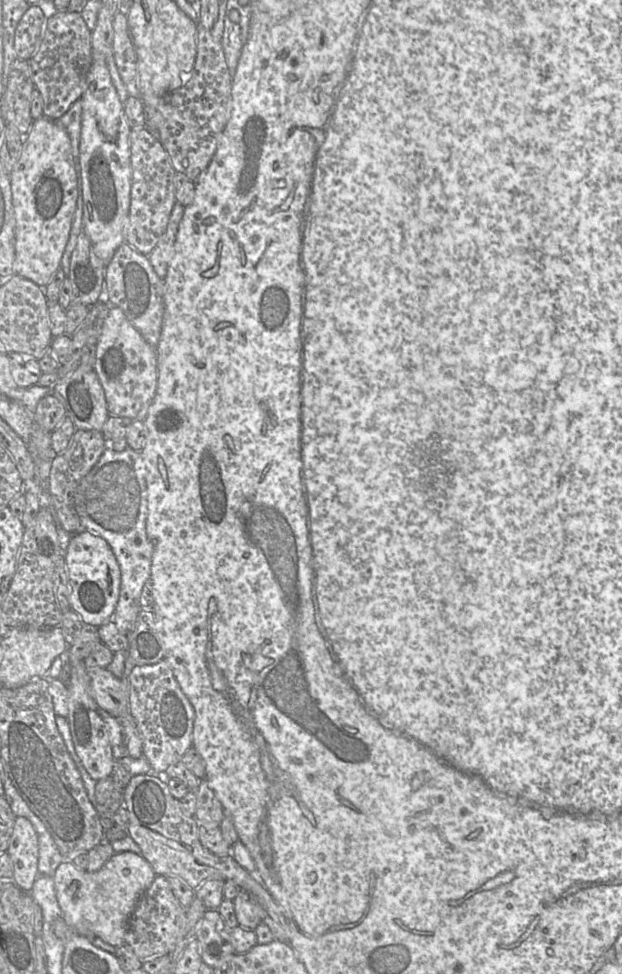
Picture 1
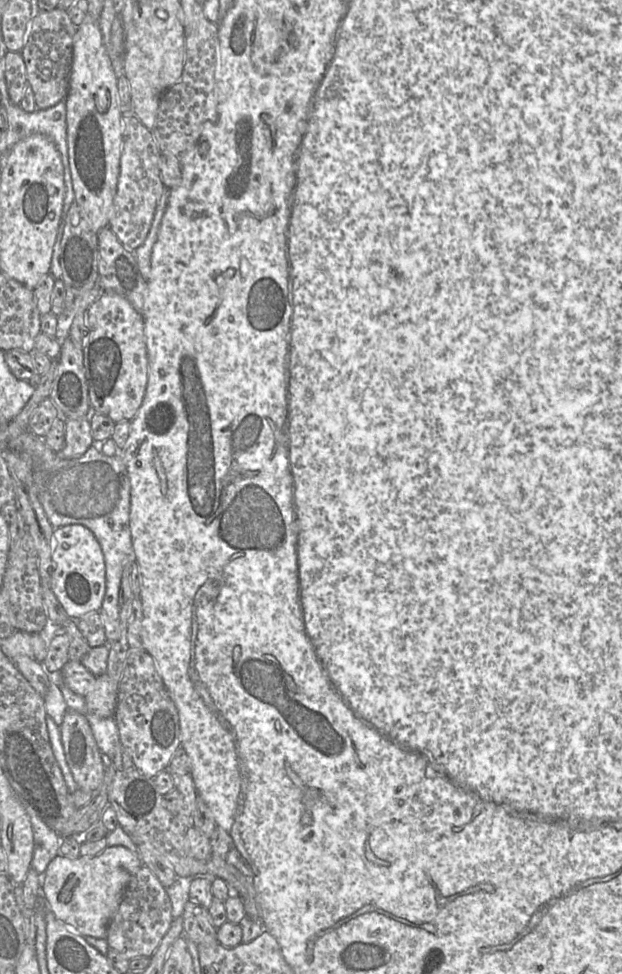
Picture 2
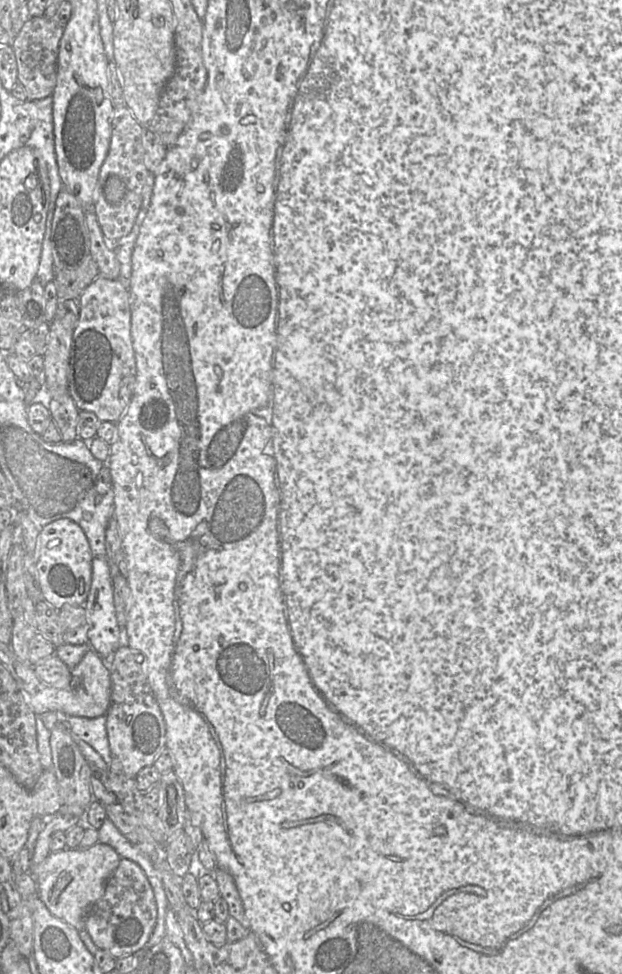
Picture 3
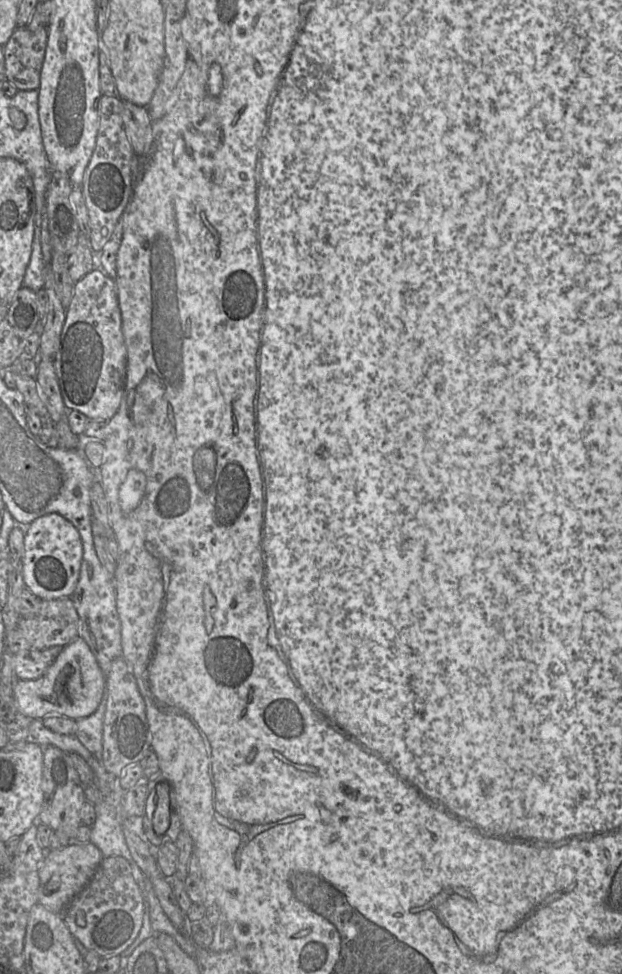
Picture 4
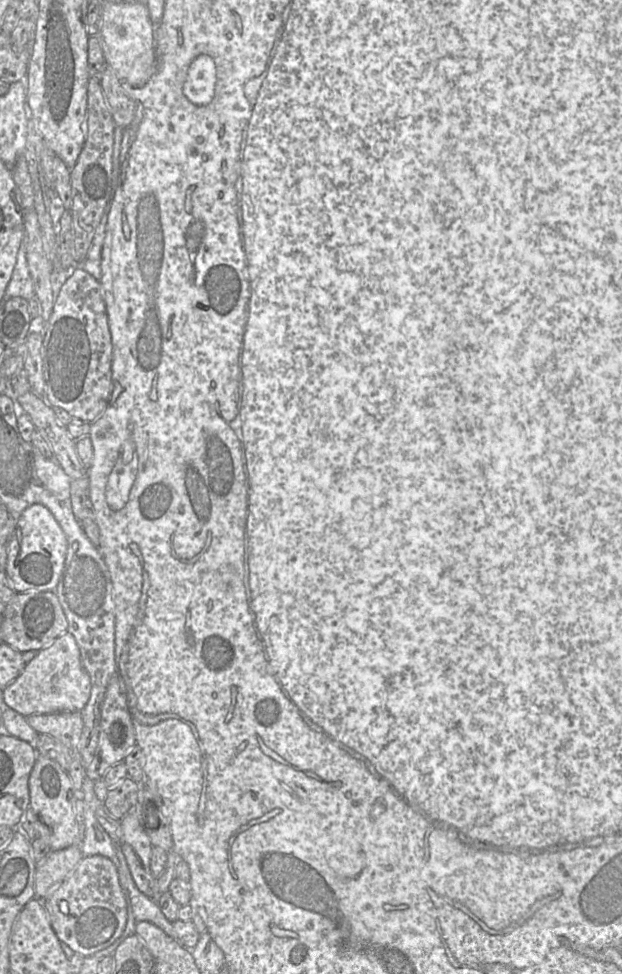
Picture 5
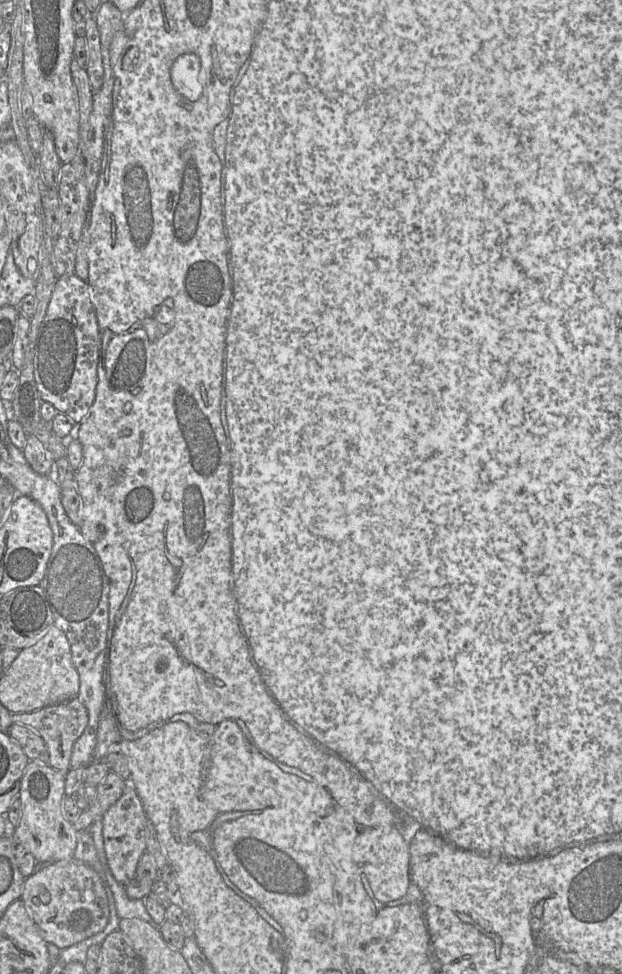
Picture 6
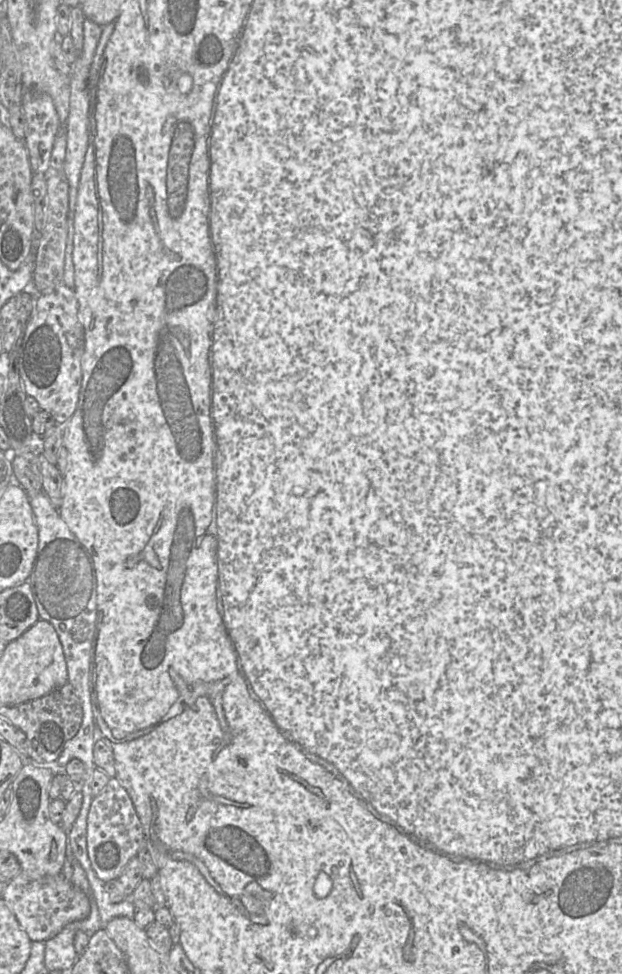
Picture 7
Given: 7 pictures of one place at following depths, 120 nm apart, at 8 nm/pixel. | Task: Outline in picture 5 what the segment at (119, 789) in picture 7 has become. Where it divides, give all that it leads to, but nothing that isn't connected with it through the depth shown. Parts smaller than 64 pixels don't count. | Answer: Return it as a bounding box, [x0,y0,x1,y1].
[119,803,159,898]

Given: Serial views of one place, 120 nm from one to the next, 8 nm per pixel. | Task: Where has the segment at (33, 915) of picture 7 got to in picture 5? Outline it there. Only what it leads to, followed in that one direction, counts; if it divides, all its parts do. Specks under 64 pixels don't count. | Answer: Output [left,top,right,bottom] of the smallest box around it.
[42,856,127,957]

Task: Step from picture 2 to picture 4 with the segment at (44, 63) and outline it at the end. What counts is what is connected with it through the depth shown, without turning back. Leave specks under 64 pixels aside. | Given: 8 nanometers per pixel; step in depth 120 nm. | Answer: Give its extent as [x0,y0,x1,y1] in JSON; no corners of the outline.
[3,27,47,90]

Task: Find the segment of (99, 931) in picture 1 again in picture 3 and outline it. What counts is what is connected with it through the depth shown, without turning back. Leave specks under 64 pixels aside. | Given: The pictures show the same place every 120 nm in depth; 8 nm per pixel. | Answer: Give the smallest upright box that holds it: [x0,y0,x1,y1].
[31,843,122,930]

